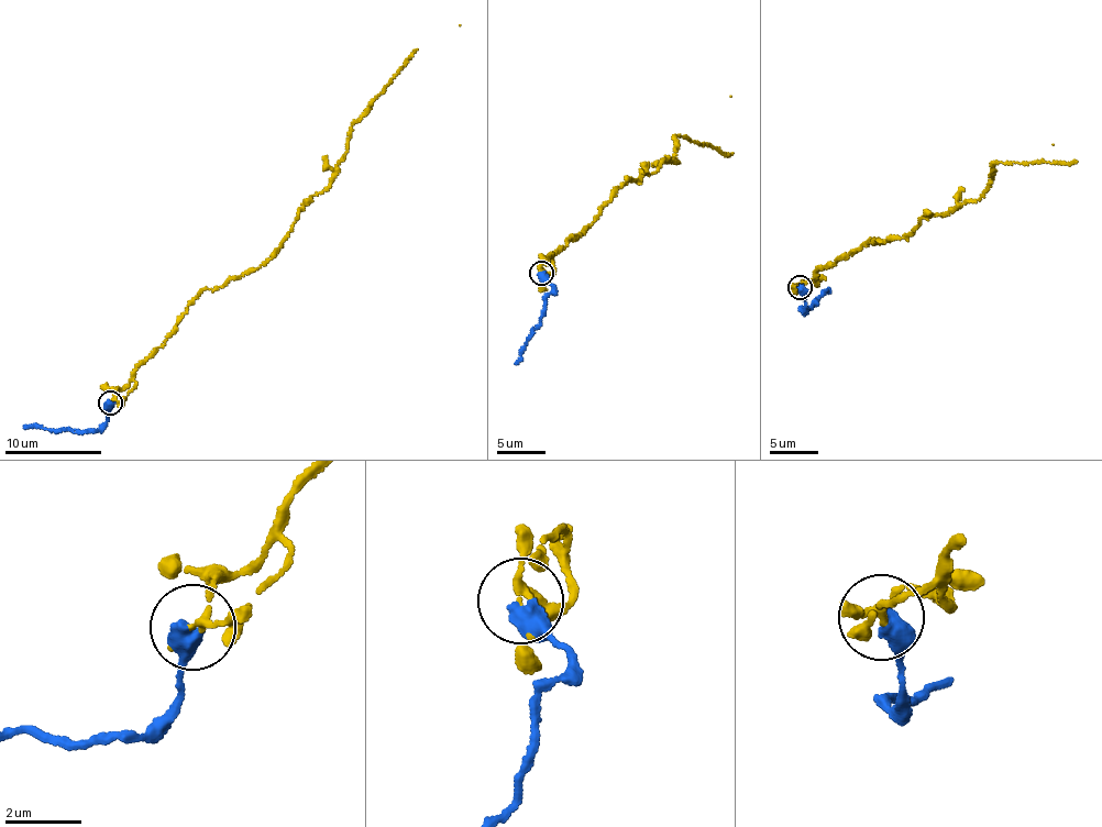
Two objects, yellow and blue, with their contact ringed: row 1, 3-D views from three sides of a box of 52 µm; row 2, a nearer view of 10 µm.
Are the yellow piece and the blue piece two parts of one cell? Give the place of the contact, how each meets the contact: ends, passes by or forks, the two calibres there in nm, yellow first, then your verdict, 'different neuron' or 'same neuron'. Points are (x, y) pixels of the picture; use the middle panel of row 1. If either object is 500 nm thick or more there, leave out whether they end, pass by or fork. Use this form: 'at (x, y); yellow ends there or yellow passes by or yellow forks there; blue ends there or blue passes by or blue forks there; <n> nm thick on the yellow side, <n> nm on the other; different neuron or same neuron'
at (541, 273); 160 nm thick on the yellow side, 550 nm on the other; same neuron

